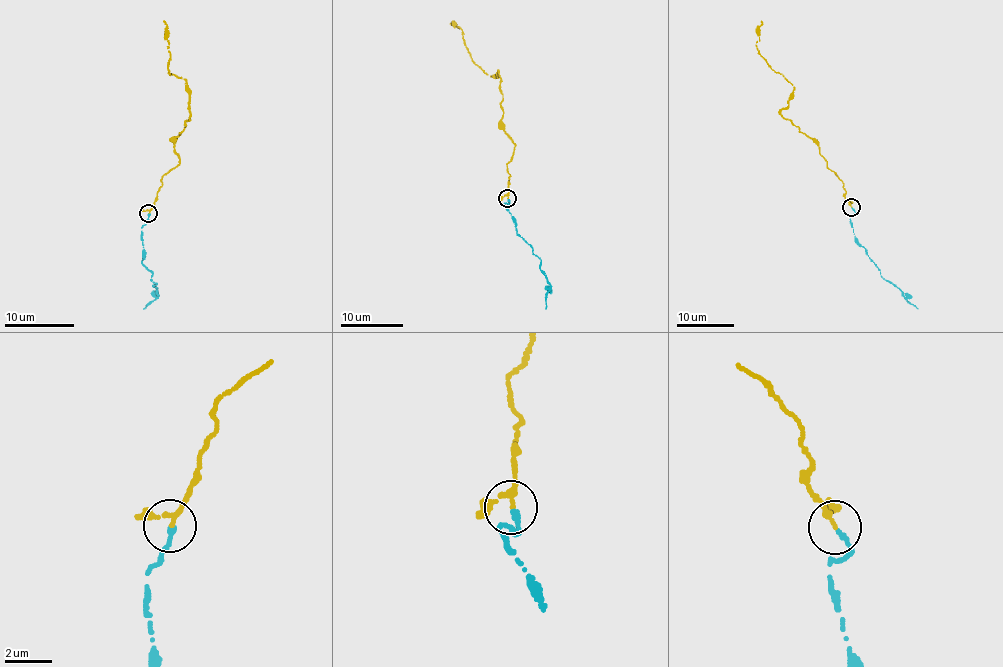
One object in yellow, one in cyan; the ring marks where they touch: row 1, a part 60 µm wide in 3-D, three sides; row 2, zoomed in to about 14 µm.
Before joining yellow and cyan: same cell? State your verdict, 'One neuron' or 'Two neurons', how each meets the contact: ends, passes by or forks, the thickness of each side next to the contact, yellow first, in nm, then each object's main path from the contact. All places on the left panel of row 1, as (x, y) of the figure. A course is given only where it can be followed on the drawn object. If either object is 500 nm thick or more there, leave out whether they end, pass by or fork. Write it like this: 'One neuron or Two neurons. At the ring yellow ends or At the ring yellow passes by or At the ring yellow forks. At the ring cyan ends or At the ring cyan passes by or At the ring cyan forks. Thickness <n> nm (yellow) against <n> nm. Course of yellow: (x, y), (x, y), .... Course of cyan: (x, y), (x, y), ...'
One neuron. At the ring yellow passes by. At the ring cyan ends. Thickness 160 nm (yellow) against 220 nm. Course of yellow: (148, 213), (162, 176), (179, 164), (175, 137), (190, 119), (185, 81), (168, 71), (163, 20). Course of cyan: (148, 214), (141, 228), (142, 264), (152, 272), (157, 288), (154, 299), (144, 308)

